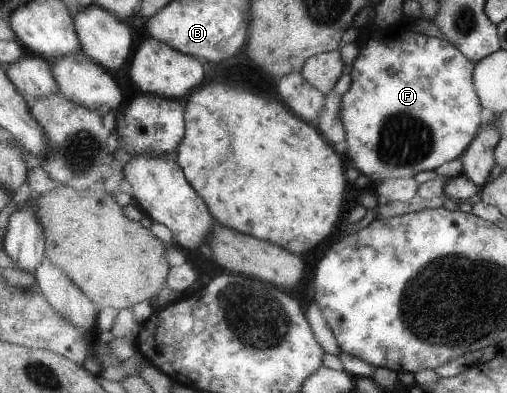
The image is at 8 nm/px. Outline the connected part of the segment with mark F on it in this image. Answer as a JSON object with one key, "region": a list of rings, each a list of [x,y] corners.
{"region":[[[404,21],[393,25],[392,28],[385,32],[373,29],[371,26],[364,31],[368,34],[368,37],[365,37],[367,45],[360,49],[352,63],[352,72],[349,73],[352,81],[350,88],[343,95],[343,105],[341,105],[341,119],[345,124],[346,142],[348,143],[346,156],[353,161],[357,171],[364,174],[376,185],[379,185],[383,181],[391,180],[392,178],[405,178],[417,175],[421,171],[433,171],[433,169],[443,165],[443,163],[461,158],[468,146],[473,142],[473,139],[478,135],[487,115],[486,110],[480,103],[479,95],[475,91],[475,85],[473,85],[475,64],[467,57],[464,57],[445,37],[441,39],[441,37],[427,37],[427,35],[421,35],[421,33],[414,33],[409,30],[408,25]]]}

